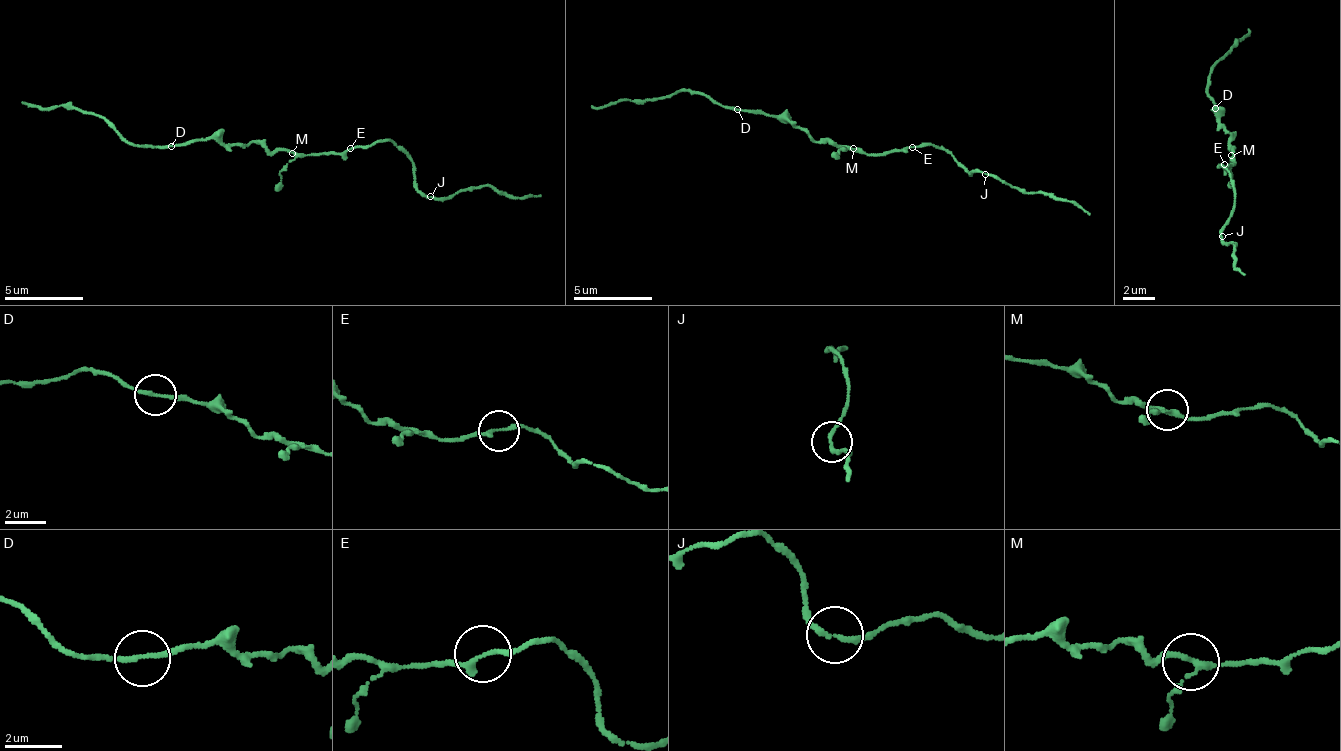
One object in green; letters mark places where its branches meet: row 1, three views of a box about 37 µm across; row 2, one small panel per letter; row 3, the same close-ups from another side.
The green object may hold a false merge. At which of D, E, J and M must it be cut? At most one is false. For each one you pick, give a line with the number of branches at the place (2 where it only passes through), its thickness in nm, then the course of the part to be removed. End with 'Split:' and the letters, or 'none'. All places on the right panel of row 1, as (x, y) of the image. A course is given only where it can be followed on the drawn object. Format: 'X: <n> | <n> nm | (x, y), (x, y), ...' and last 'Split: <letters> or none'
Split: none

